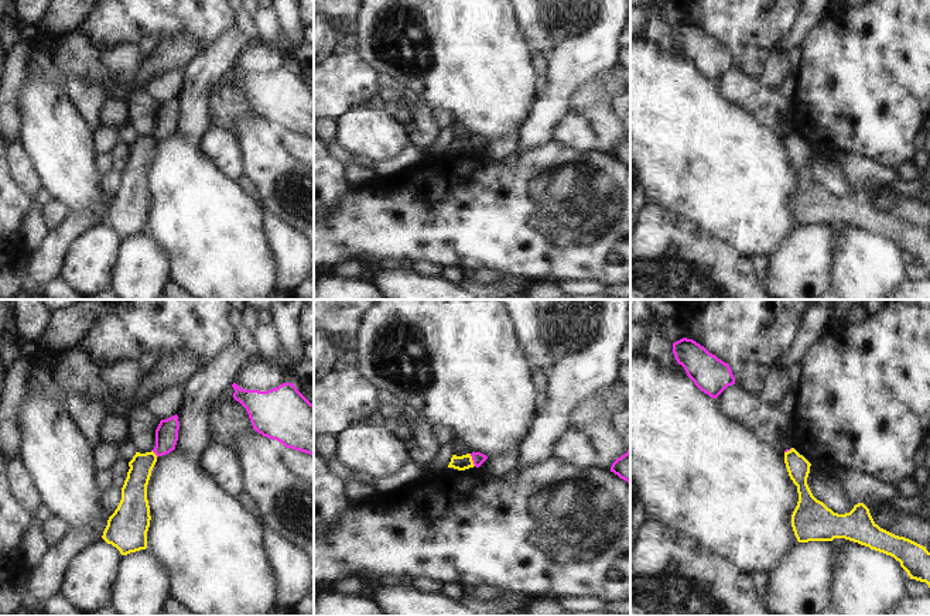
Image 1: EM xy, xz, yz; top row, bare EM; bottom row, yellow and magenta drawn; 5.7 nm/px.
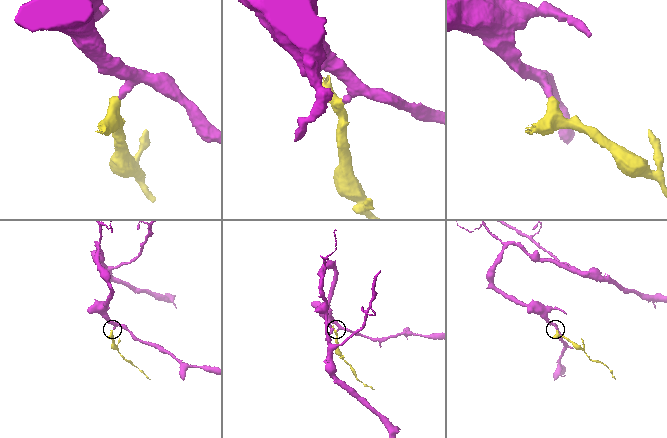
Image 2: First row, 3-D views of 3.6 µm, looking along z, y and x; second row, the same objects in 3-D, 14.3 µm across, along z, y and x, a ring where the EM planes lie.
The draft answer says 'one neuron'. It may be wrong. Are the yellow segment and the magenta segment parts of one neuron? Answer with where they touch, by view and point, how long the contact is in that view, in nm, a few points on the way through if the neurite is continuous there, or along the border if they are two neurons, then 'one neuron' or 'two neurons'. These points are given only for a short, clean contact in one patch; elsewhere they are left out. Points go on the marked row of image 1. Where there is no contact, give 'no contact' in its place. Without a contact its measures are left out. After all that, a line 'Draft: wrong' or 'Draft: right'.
xz (471, 459) | 80 nm | along xz (469, 454), (475, 465) | two neurons
Draft: wrong

